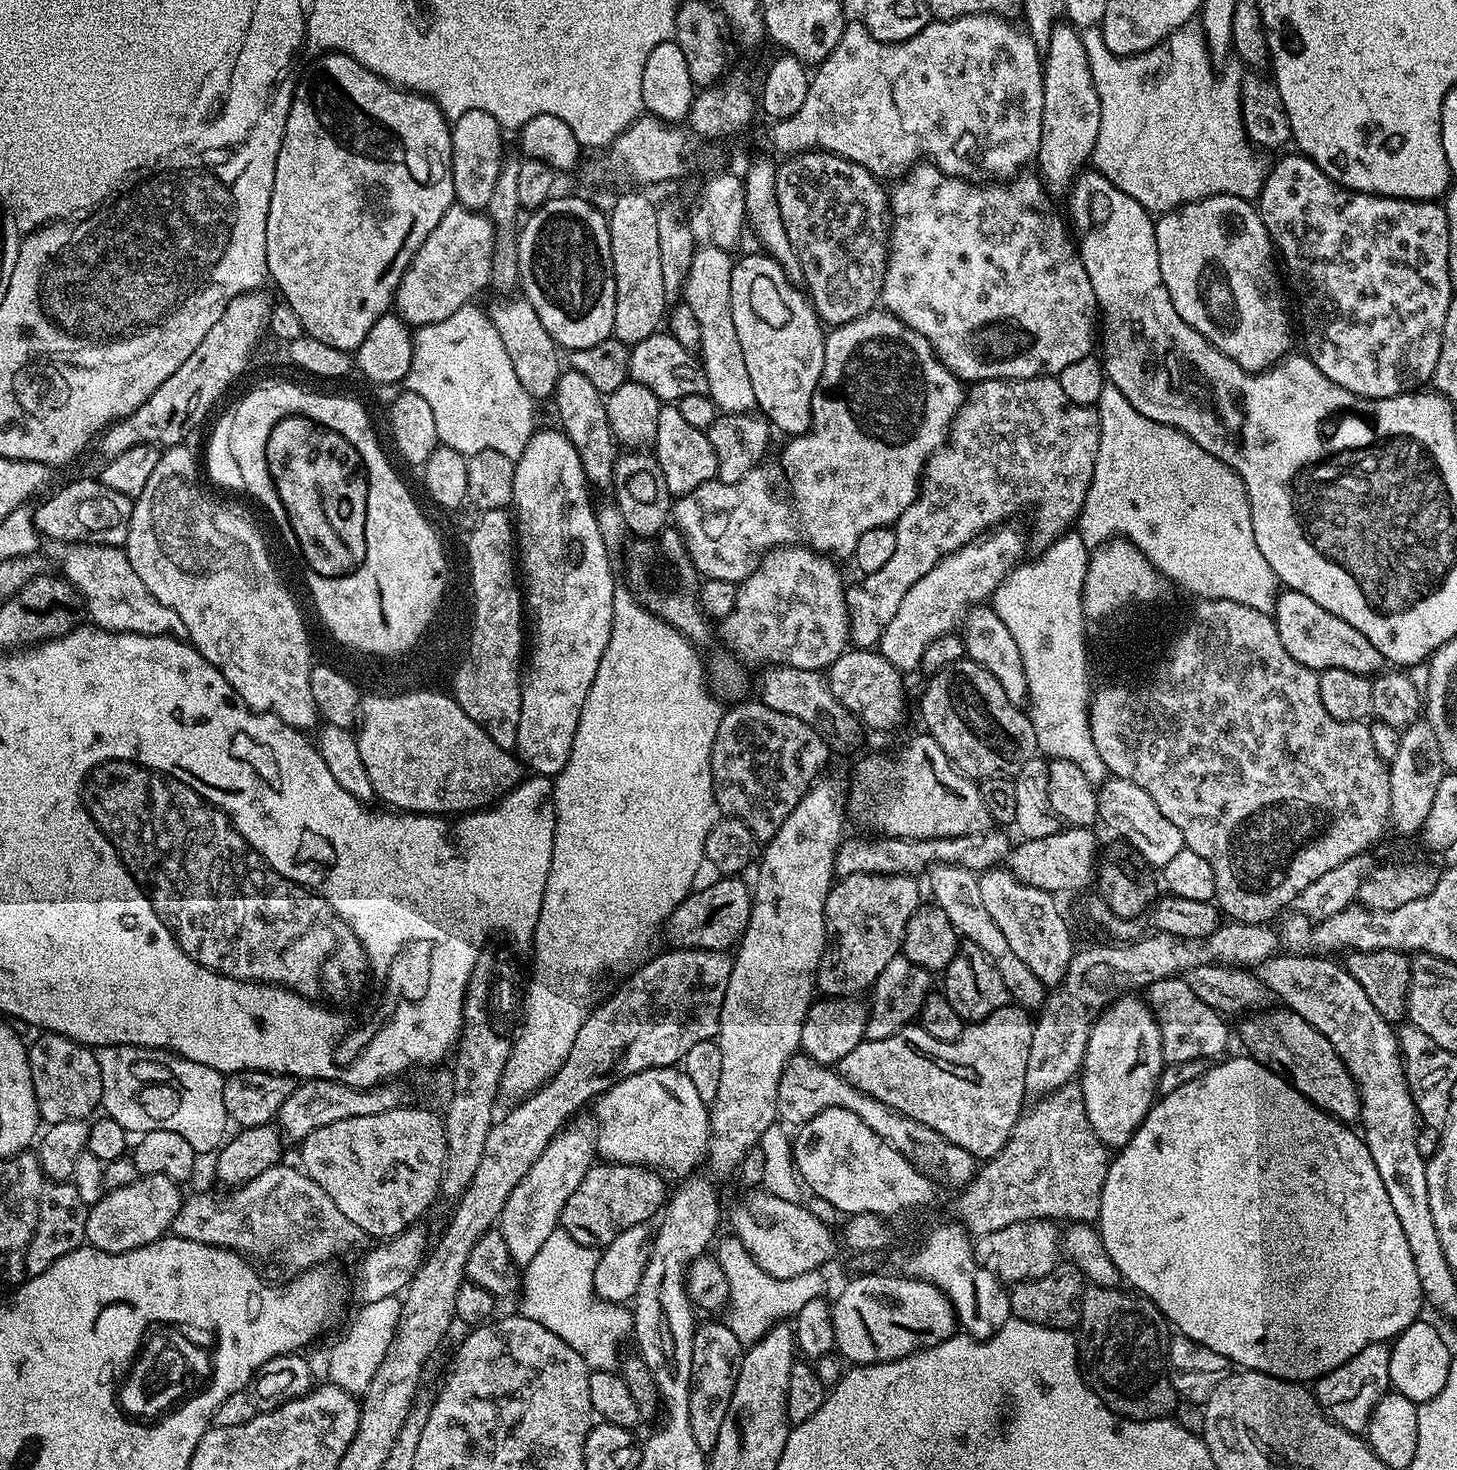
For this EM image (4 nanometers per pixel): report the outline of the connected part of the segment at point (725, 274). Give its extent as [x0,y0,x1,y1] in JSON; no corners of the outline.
[682,246,756,413]

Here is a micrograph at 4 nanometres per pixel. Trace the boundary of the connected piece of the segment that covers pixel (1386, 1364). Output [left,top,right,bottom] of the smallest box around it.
[1314,1343,1390,1433]

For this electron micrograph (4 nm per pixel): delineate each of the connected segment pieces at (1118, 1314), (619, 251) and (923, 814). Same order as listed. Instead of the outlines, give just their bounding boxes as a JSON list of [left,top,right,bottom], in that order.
[[1074,1286,1178,1420],[608,190,670,345],[850,734,994,840]]

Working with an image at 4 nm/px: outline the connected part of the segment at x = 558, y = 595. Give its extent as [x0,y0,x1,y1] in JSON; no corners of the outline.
[511,430,618,778]

